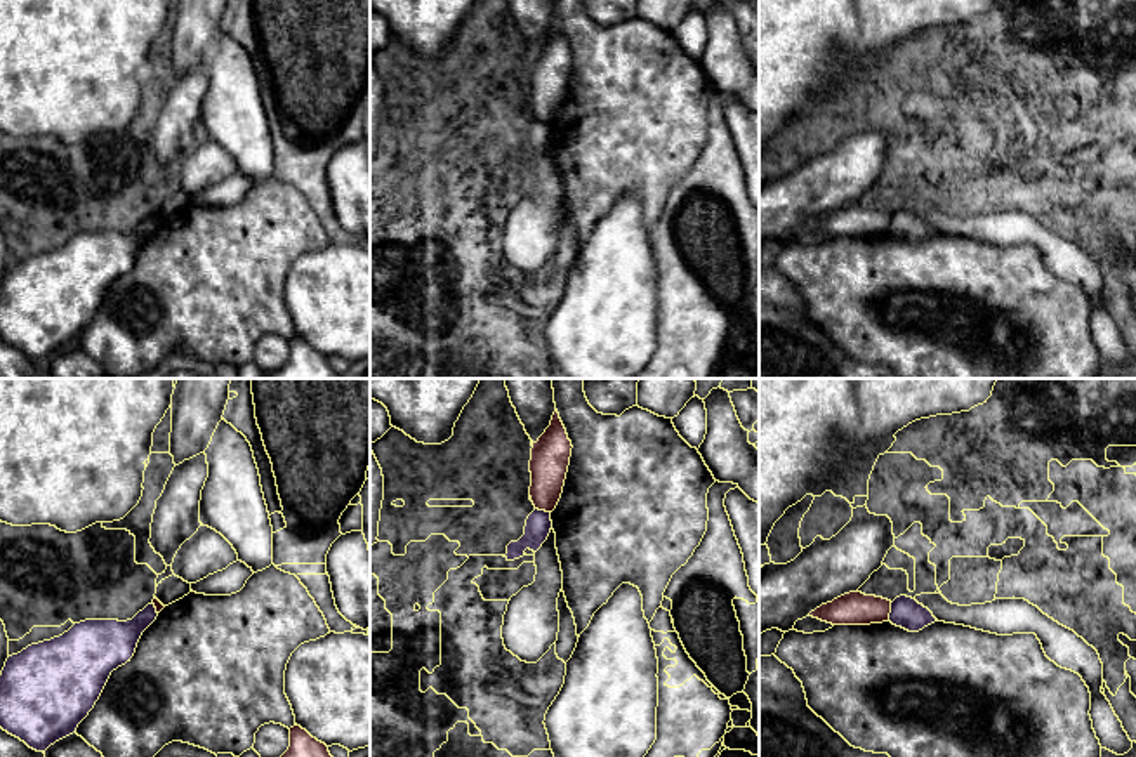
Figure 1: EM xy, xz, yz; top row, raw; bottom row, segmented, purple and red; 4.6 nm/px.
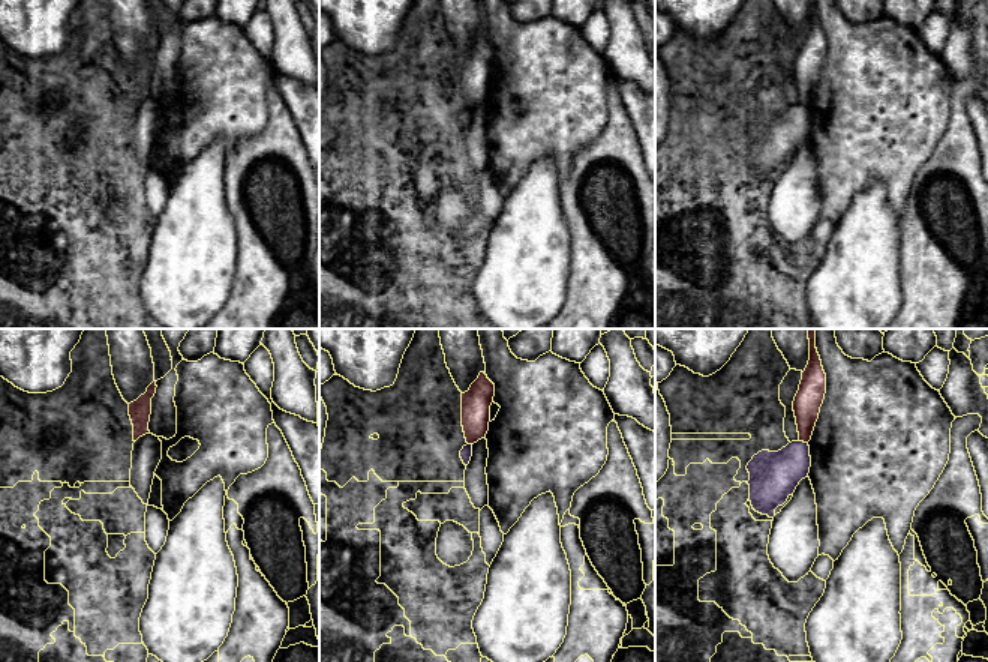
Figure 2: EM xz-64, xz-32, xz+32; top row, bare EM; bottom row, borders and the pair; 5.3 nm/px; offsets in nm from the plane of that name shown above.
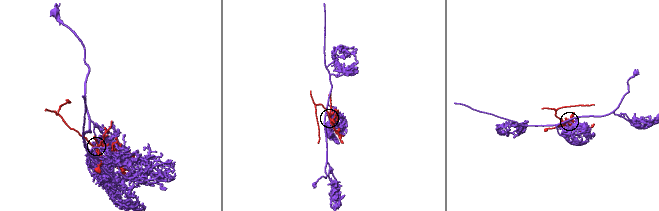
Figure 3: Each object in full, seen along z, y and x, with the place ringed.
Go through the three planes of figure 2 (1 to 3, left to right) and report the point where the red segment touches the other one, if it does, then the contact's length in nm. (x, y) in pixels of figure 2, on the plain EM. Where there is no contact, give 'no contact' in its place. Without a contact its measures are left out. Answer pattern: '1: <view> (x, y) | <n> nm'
1: no contact
2: xz-32 (470, 108) | 30 nm
3: xz+32 (802, 105) | 60 nm

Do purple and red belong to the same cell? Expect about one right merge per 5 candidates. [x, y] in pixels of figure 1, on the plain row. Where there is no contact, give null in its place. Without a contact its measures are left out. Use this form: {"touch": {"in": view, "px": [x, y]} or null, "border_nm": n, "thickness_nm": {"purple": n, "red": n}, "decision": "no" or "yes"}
{"touch": {"in": "yz", "px": [891, 223]}, "border_nm": 80, "thickness_nm": {"purple": 140, "red": 160}, "decision": "no"}

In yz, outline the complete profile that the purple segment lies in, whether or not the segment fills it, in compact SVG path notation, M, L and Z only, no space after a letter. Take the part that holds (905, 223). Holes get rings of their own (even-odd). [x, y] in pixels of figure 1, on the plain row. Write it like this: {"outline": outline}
{"outline": "M900 207L891 214L889 233L908 243L919 243L938 231L915 210Z"}

